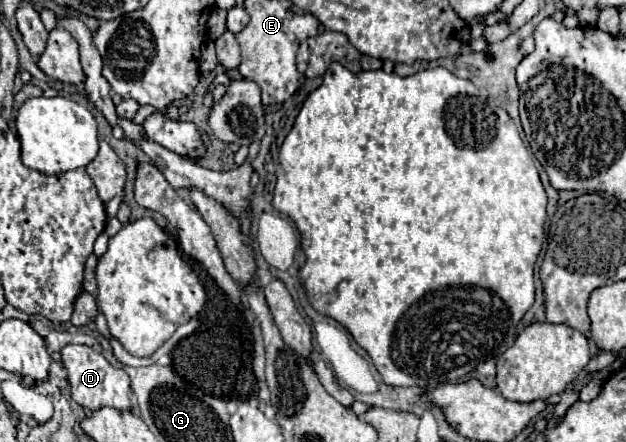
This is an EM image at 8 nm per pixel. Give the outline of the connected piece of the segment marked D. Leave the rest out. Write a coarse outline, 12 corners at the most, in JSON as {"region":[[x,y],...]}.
{"region":[[64,346],[72,400],[88,412],[132,410],[124,368],[88,346]]}

